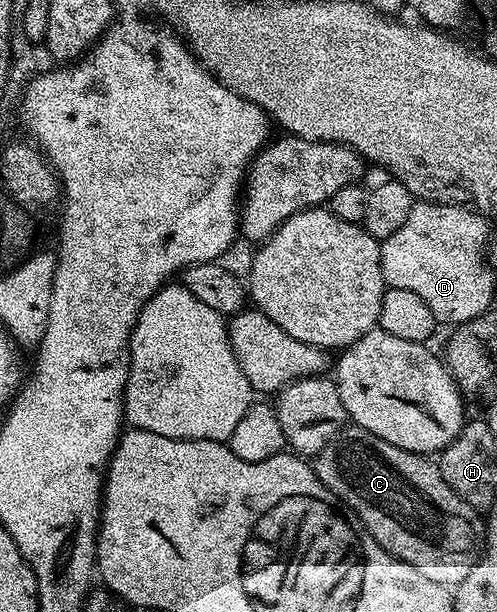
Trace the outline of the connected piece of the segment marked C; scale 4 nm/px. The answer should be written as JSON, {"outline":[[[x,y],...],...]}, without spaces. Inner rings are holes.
{"outline":[[[351,423],[340,429],[339,434],[313,457],[313,468],[321,483],[329,487],[361,519],[361,523],[377,539],[377,543],[391,557],[417,567],[425,579],[456,587],[469,575],[475,565],[475,532],[480,532],[480,514],[465,499],[461,499],[445,483],[438,464],[430,456],[385,443],[377,435],[365,431],[360,425]]]}

